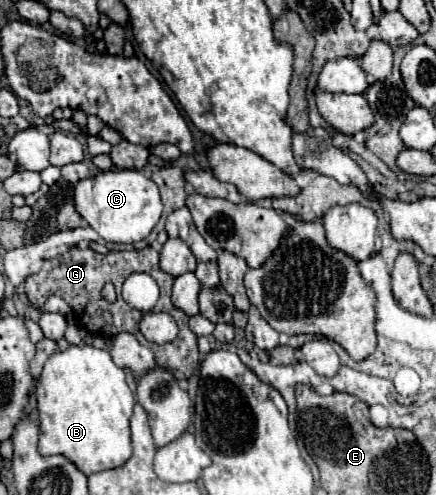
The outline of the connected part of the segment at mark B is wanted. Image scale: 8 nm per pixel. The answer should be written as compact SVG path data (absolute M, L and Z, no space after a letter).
M72 345L44 363L36 385L40 455L64 455L84 475L114 469L132 455L130 417L134 395L126 383L124 369L116 367L110 353L92 345Z

